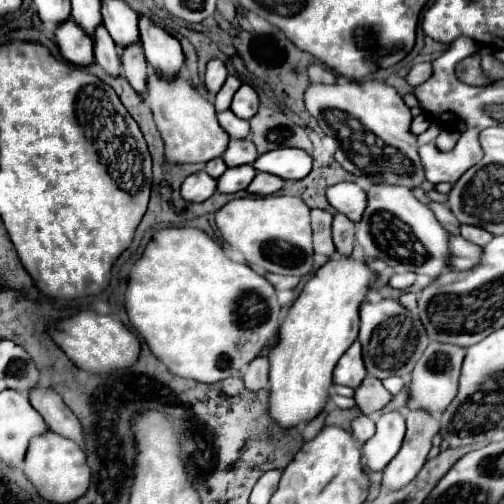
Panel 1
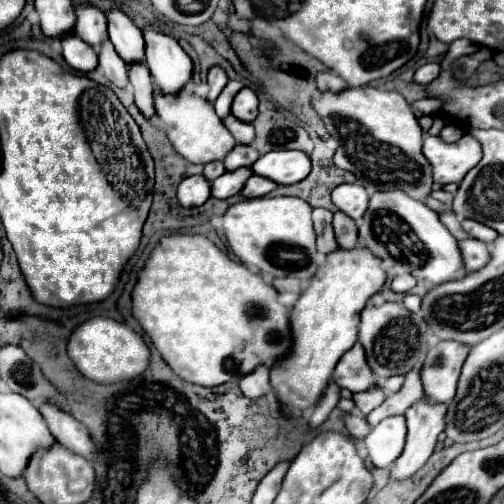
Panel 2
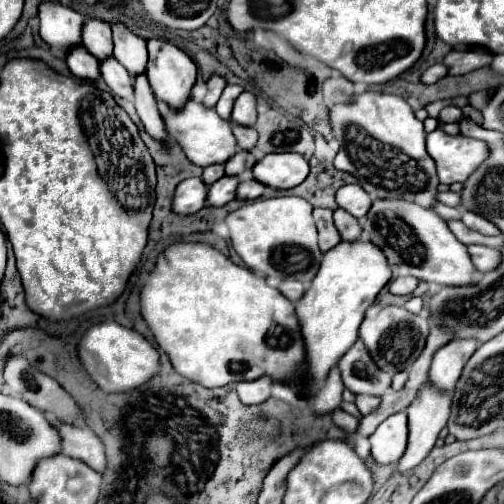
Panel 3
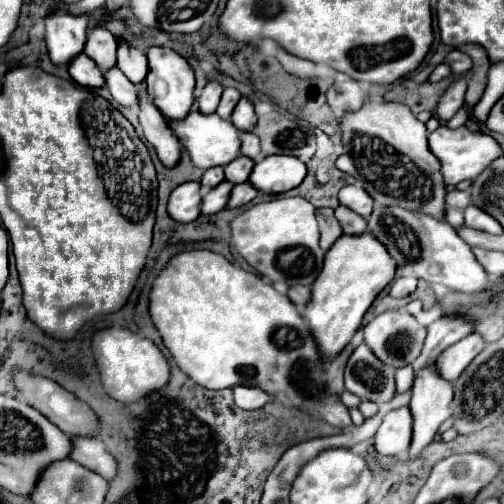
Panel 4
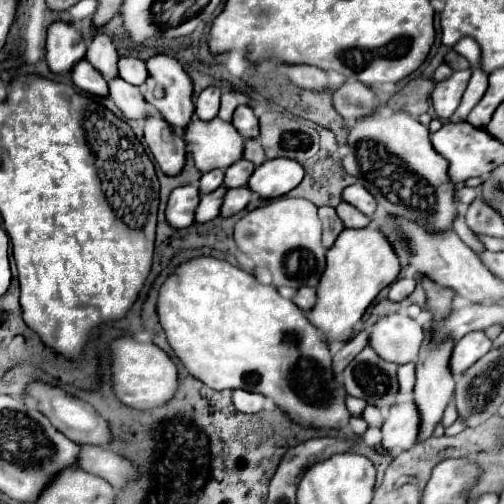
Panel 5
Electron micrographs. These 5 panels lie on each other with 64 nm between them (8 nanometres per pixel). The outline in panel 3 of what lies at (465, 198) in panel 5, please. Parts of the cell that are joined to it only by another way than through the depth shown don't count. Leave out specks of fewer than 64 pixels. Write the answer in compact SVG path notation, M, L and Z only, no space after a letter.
M450 190L438 193L438 201L451 207L458 207L461 204L460 193L455 193Z

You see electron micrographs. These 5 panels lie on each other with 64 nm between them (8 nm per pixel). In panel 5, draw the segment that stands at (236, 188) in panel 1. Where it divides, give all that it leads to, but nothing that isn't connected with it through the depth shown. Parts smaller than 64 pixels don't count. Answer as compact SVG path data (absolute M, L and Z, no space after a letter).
M218 188L216 192L212 194L204 194L198 208L196 208L196 216L194 216L194 222L208 222L208 220L214 220L218 214L220 214L220 206L222 206L222 198L224 198L226 190L224 188Z

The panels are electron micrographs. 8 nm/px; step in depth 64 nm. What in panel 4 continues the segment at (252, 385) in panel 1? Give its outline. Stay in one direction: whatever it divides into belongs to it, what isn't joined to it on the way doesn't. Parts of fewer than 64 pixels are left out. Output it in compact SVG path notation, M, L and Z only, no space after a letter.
M234 386L234 402L242 410L260 410L264 404L270 402L270 396L262 392L260 388L246 388L246 386Z

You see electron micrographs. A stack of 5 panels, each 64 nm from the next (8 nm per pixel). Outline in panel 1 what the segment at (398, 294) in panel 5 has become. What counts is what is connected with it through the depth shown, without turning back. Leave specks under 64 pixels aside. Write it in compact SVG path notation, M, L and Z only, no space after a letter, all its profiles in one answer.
M408 272L408 274L396 274L390 278L390 286L396 290L408 290L412 284L416 282L416 274Z

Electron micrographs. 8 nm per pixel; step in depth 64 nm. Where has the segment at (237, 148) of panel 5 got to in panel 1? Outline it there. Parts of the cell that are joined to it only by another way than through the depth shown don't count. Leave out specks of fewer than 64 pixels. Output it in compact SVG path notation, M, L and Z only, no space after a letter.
M150 68L146 102L150 104L156 126L162 134L168 162L174 162L174 164L208 162L208 160L220 158L222 152L228 148L230 136L224 132L224 128L220 128L216 120L214 104L204 96L200 96L196 88L192 88L182 76L178 76L172 82L166 82L166 80L160 80Z

